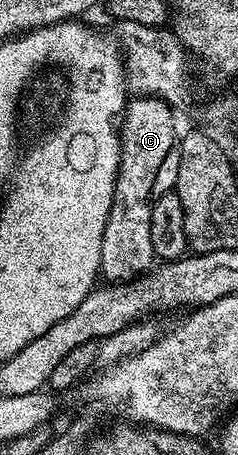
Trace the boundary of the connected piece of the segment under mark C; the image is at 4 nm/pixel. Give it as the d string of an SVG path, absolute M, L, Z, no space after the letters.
M134 97L126 105L125 113L119 122L121 136L121 159L117 169L117 183L113 193L111 212L107 216L107 224L103 228L103 240L99 260L101 261L100 273L105 274L110 283L124 284L141 277L154 265L155 255L151 248L151 208L159 196L174 189L179 176L179 129L173 119L174 107L168 106L161 98Z

